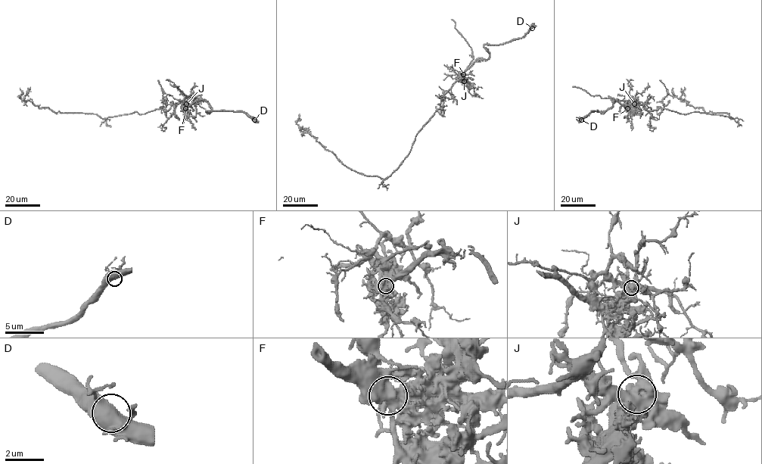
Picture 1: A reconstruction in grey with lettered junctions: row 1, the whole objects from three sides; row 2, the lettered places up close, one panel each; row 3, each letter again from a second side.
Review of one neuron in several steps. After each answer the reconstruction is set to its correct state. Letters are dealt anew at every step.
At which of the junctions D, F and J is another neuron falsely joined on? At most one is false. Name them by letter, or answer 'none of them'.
F

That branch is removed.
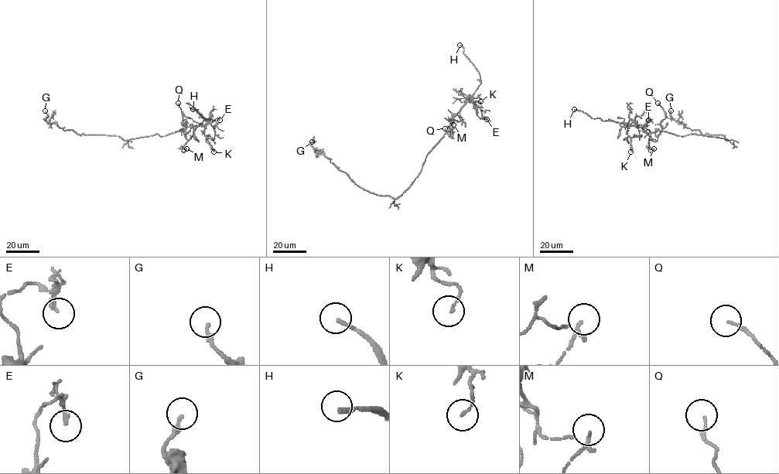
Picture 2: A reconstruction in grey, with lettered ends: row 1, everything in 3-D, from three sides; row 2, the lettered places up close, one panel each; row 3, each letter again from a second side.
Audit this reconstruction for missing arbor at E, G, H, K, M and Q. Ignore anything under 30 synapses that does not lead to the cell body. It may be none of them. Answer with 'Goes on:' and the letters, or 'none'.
Goes on: H

